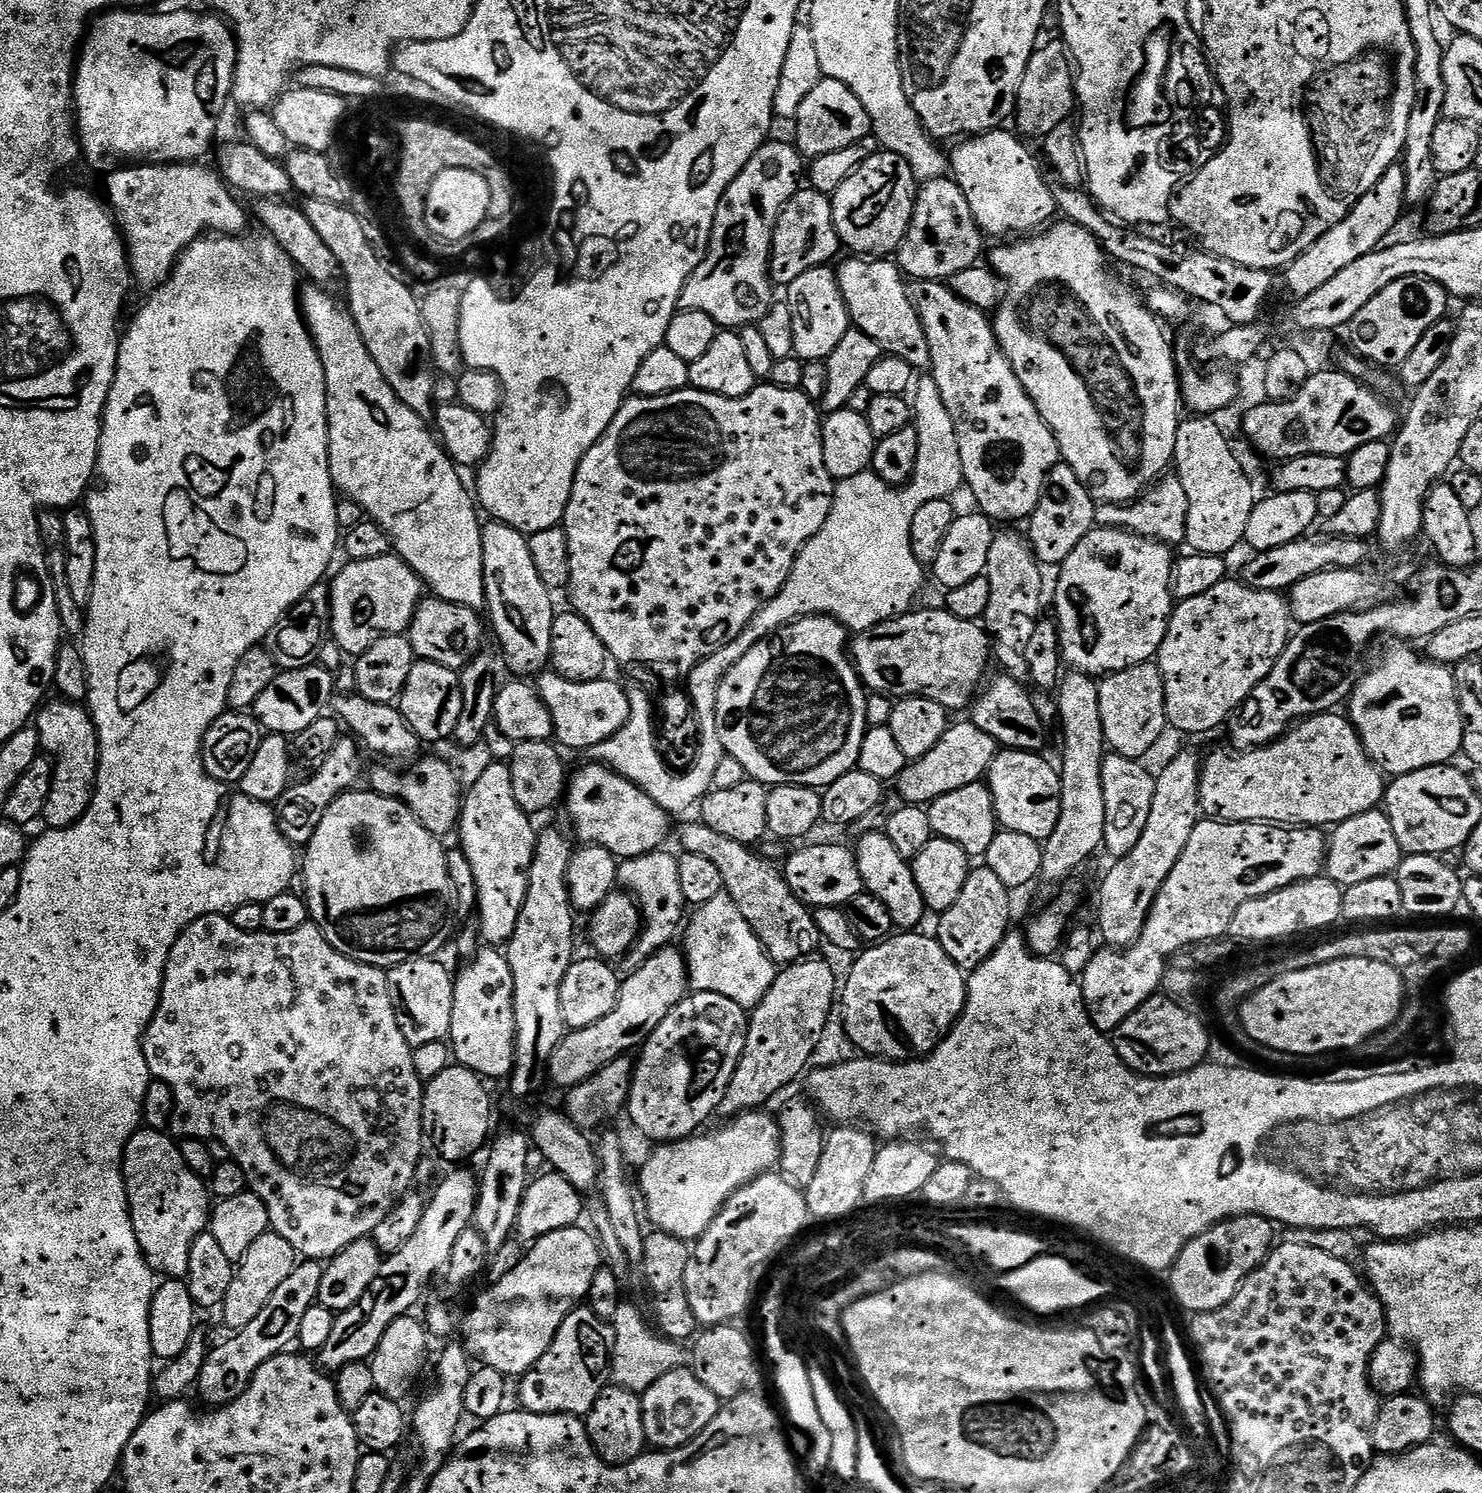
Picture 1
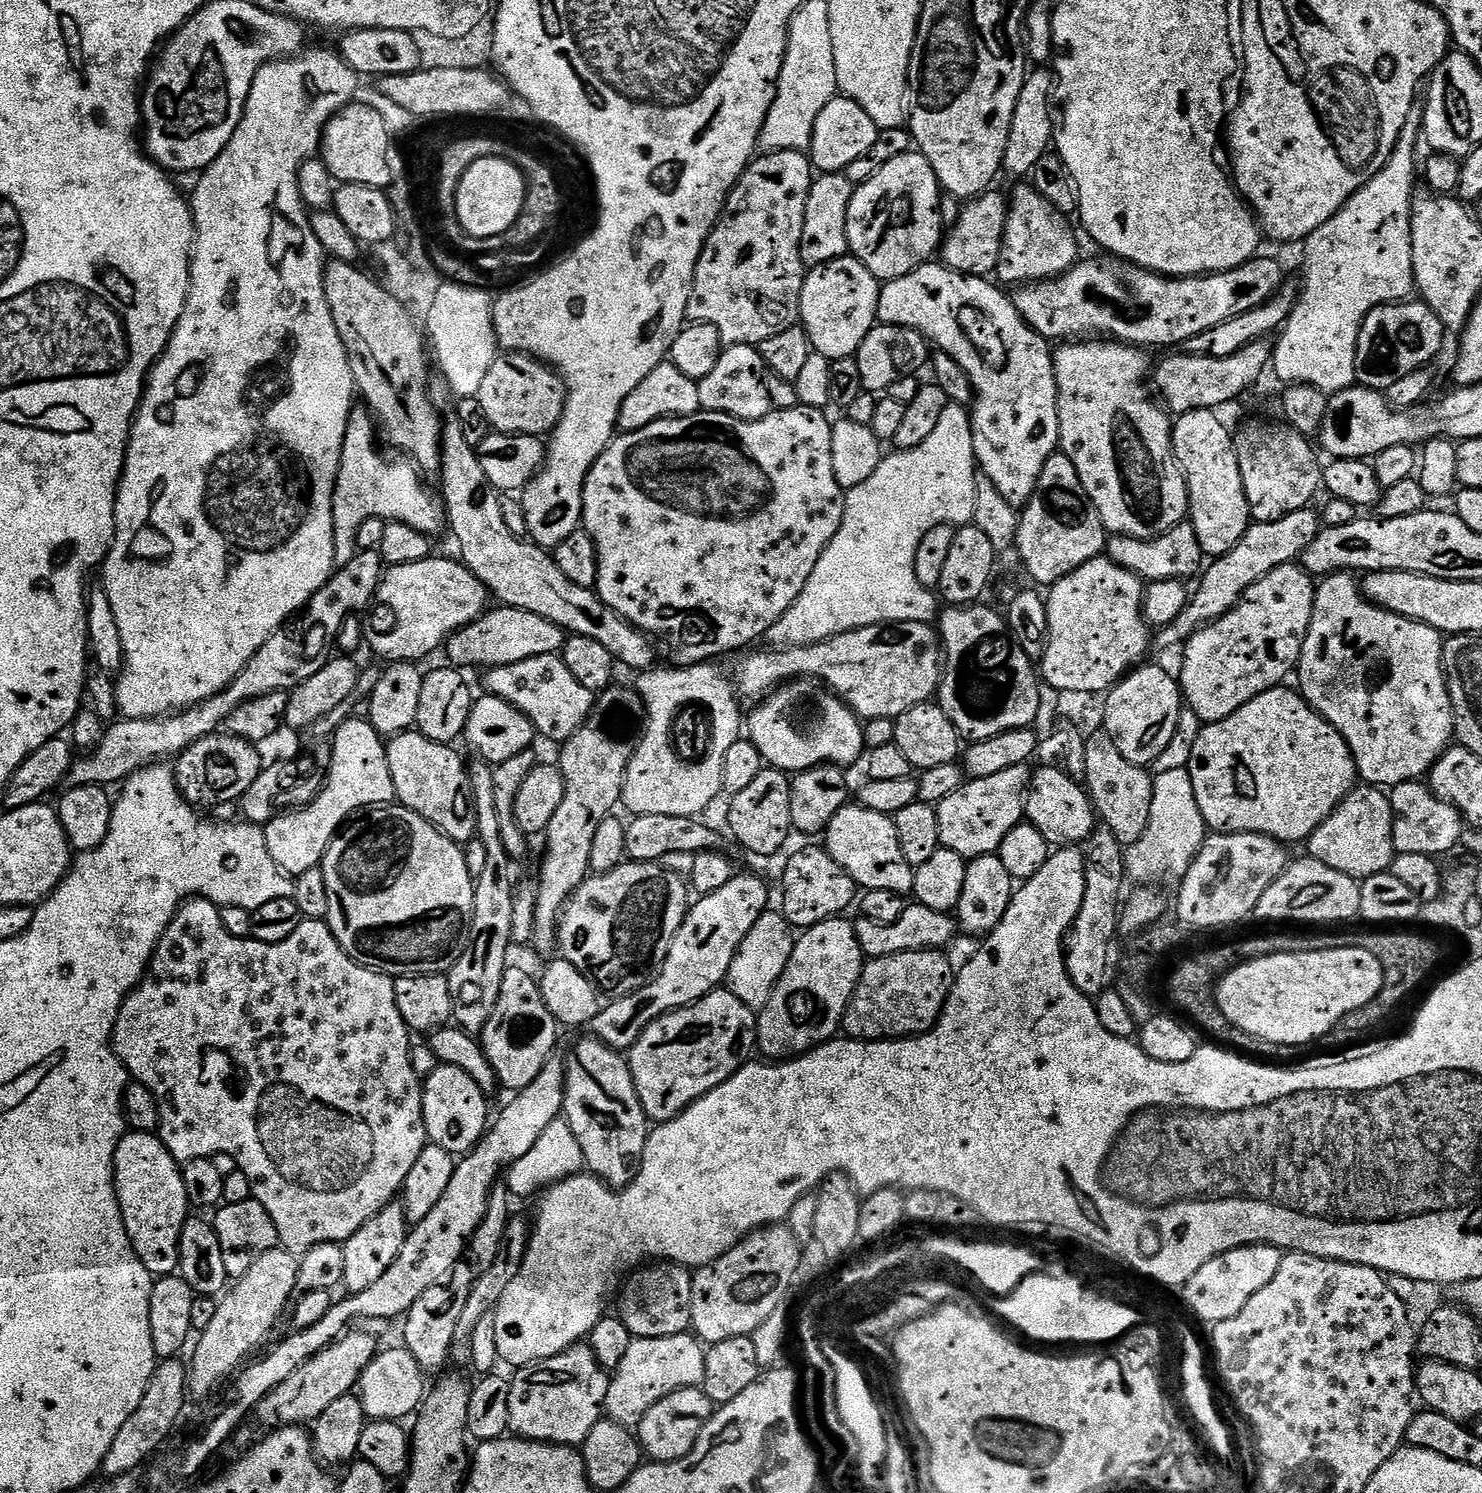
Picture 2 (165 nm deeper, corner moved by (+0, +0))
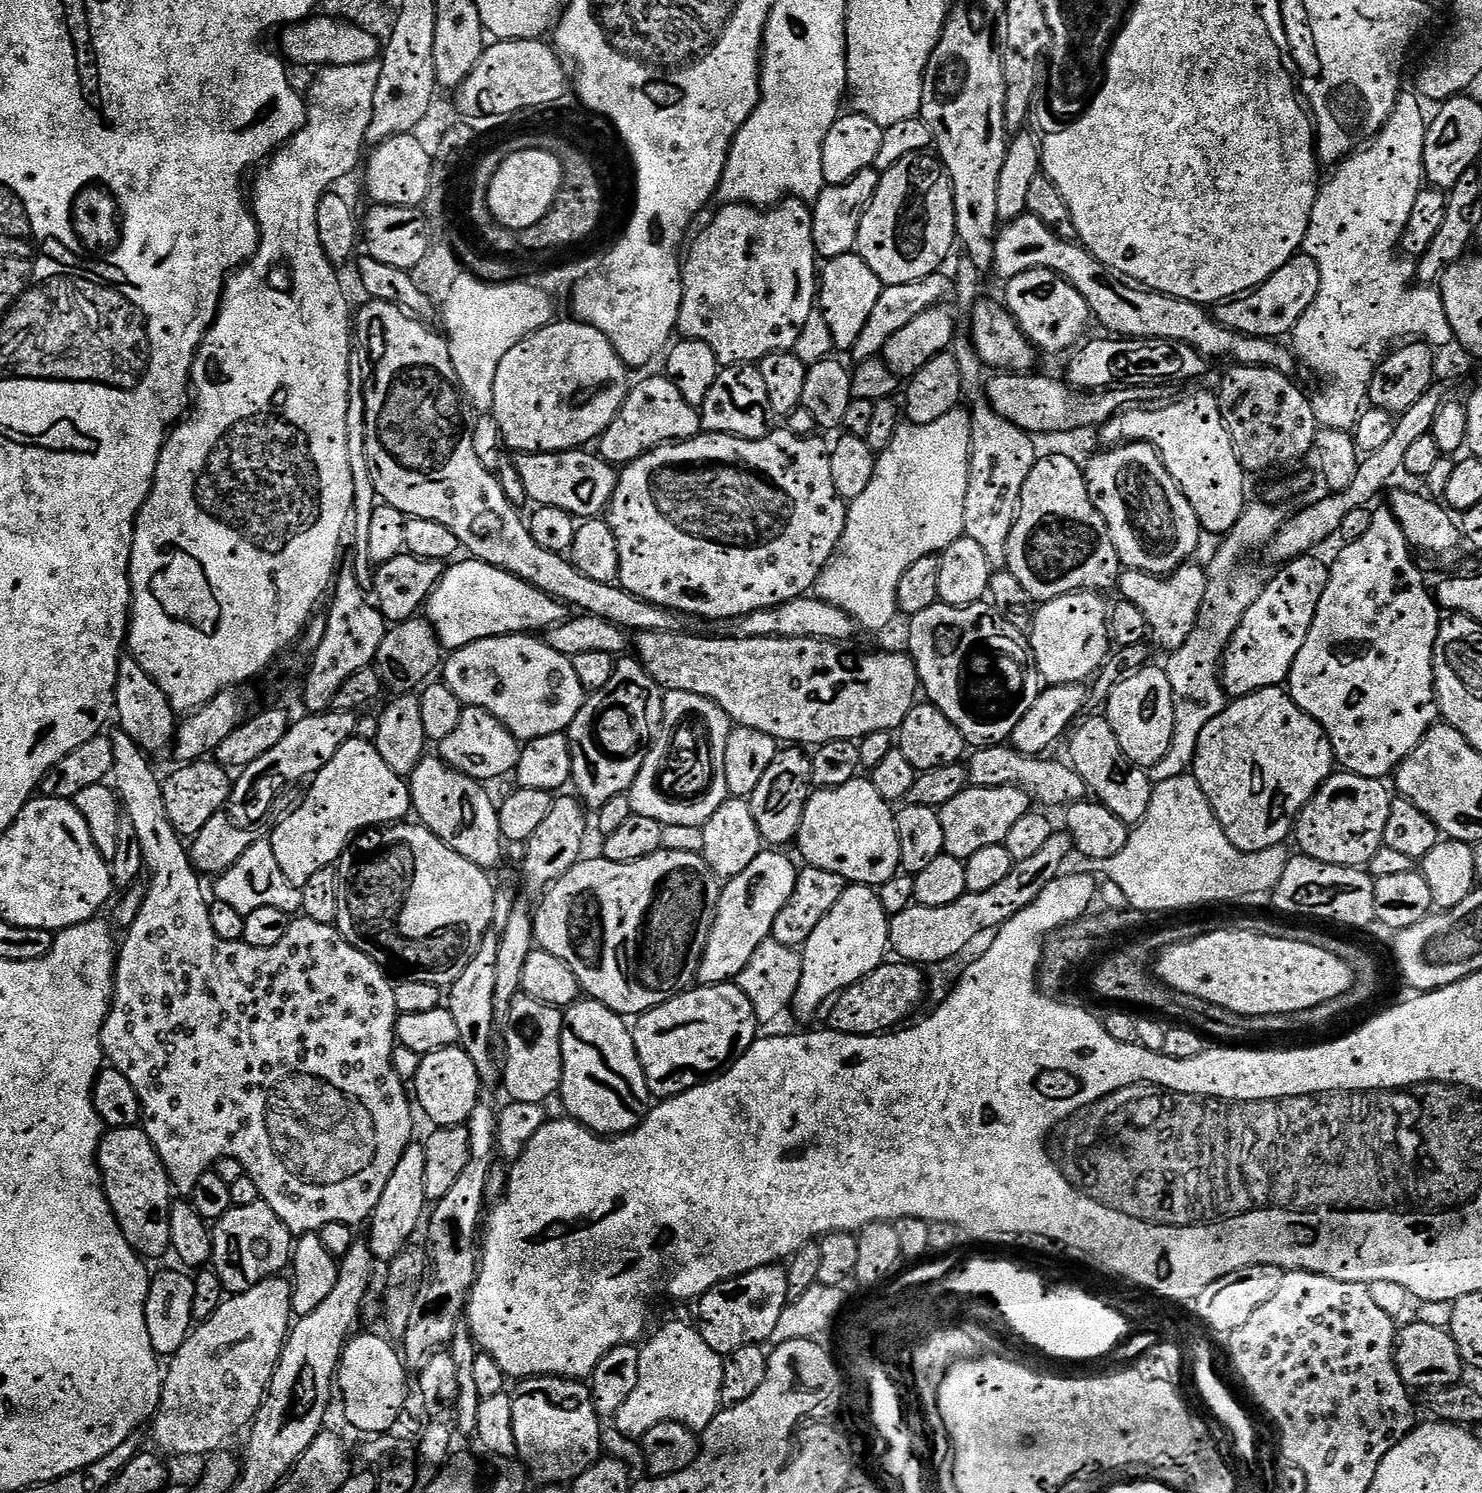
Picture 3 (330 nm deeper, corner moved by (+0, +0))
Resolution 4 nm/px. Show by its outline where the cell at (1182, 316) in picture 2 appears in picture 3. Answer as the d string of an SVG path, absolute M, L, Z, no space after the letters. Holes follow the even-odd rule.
M1297 254L1286 262L1286 266L1282 266L1282 270L1270 274L1270 278L1266 278L1266 282L1262 282L1262 286L1253 292L1245 292L1233 300L1215 305L1214 315L1219 324L1243 336L1257 336L1263 340L1284 338L1292 333L1294 326L1298 326L1298 318L1310 310L1310 302L1318 298L1319 285L1318 262L1309 256Z

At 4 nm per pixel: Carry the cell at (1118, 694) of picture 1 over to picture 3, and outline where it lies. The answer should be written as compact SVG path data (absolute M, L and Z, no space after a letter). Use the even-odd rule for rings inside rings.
M1160 666L1144 667L1113 686L1106 703L1106 715L1110 726L1114 726L1122 754L1126 754L1132 764L1147 770L1166 758L1170 738L1174 738L1175 701L1170 690L1170 678Z

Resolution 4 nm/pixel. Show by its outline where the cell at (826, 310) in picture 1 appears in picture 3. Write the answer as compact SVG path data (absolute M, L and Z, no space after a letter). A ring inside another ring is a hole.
M855 251L823 265L818 276L818 308L825 316L837 349L851 350L854 342L858 342L858 334L862 334L862 329L884 290L885 285L881 284L878 274L874 274L874 270L870 270L870 266L866 266L864 259Z

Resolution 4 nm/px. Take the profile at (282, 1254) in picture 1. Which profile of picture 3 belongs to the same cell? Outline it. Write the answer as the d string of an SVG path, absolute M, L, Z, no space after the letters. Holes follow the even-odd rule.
M271 1276L250 1290L229 1295L211 1318L201 1320L193 1327L186 1343L170 1357L162 1376L160 1406L151 1421L157 1449L165 1448L176 1456L204 1458L221 1451L231 1436L238 1435L240 1431L243 1433L255 1420L294 1323L293 1285L285 1280L280 1276Z

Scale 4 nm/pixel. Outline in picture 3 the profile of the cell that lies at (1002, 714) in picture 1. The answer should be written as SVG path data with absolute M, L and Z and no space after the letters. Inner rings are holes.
M938 602L907 623L906 652L916 664L927 703L942 710L976 748L1005 743L1042 691L1029 637L1010 626L988 602L965 608Z

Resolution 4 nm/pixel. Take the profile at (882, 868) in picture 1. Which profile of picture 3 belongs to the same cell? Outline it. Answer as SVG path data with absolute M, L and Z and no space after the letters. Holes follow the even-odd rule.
M857 778L837 788L822 788L808 797L800 823L800 856L810 868L842 874L848 884L879 886L901 871L896 812L874 790L871 779Z

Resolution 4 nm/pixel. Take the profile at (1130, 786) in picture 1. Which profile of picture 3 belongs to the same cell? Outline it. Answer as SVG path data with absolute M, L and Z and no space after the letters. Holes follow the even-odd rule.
M1085 715L1071 729L1067 740L1069 756L1067 759L1072 768L1078 774L1082 774L1082 782L1086 782L1089 793L1098 803L1106 806L1110 814L1114 814L1122 823L1129 826L1135 826L1142 818L1146 818L1146 810L1150 810L1150 798L1154 785L1150 782L1145 769L1132 764L1130 758L1122 754L1122 746L1118 746L1114 726L1110 726L1107 715Z

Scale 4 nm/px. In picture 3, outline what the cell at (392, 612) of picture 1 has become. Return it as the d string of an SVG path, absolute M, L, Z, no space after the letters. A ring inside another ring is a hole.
M475 558L463 559L457 559L445 567L443 575L440 576L440 583L429 594L426 601L426 619L435 628L437 636L440 638L441 649L465 648L474 642L495 636L540 634L553 628L555 624L561 624L563 620L569 619L569 609L561 601L538 590L533 584L527 584L522 578L518 578L498 566L490 566Z

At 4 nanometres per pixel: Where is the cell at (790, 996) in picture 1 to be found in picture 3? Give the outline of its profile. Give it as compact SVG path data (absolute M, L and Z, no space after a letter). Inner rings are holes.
M848 884L842 898L834 902L834 910L818 922L814 934L810 934L802 945L802 982L798 982L790 1016L796 1020L814 1019L824 1003L827 1005L844 989L854 986L885 963L887 956L884 955L890 952L889 919L880 901L880 893L873 885Z

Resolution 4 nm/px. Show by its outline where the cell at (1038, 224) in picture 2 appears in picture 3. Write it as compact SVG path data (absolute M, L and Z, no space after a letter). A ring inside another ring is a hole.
M1039 268L1026 270L1026 274L1018 274L1013 280L1007 281L1005 288L1008 289L1002 297L1003 303L1020 325L1024 336L1041 353L1067 353L1081 343L1080 335L1087 330L1088 320L1090 324L1090 313L1086 298L1082 298L1082 294L1074 290L1071 282L1048 268Z

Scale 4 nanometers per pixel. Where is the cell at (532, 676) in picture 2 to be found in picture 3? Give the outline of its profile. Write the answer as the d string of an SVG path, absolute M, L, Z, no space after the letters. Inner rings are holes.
M532 634L519 636L495 636L474 642L465 648L455 649L452 656L443 661L443 683L460 699L461 705L470 708L481 708L494 718L501 720L517 740L527 742L555 732L567 733L574 722L578 710L584 705L586 693L582 682L578 682L578 674L574 674L571 659L558 650L551 648L543 639Z

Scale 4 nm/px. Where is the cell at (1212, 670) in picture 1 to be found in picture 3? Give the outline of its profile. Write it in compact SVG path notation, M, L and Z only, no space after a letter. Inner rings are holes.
M1307 554L1289 560L1279 570L1276 577L1265 583L1262 594L1246 610L1236 633L1230 638L1228 649L1224 652L1222 679L1224 691L1229 697L1248 696L1263 688L1274 688L1283 685L1294 666L1294 658L1298 658L1298 650L1302 650L1302 642L1306 642L1306 634L1310 634L1310 626L1314 622L1314 614L1318 610L1318 602L1322 598L1322 590L1326 590L1329 565L1323 564L1316 554Z

